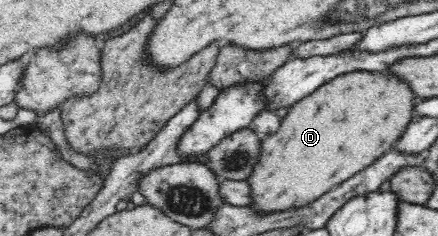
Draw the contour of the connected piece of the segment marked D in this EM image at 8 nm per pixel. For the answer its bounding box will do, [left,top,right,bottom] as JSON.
[246,72,414,212]

